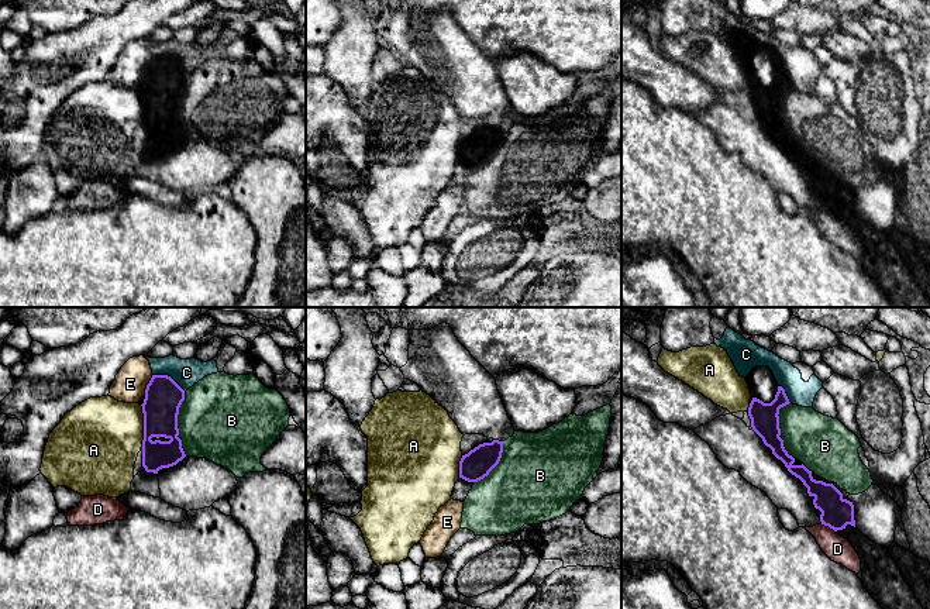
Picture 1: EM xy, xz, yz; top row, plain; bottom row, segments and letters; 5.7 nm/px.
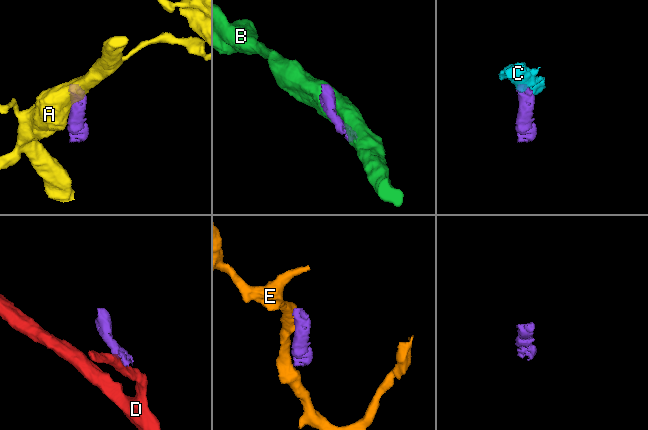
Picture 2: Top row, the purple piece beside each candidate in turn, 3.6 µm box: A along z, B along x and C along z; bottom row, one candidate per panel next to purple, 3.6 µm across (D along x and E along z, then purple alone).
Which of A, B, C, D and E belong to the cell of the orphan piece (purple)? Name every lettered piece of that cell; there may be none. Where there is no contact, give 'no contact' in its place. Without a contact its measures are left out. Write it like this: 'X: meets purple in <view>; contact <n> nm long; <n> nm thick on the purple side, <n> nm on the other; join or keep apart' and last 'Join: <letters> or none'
A: meets purple in xy; contact 240 nm long; 220 nm thick on the purple side, 460 nm on the other; keep apart
B: meets purple in xy; contact 360 nm long; 220 nm thick on the purple side, 460 nm on the other; keep apart
C: meets purple in xy; contact 220 nm long; 220 nm thick on the purple side, 160 nm on the other; join
D: meets purple in yz; contact 110 nm long; 180 nm thick on the purple side, 150 nm on the other; keep apart
E: meets purple in xy; contact 120 nm long; 220 nm thick on the purple side, 190 nm on the other; keep apart
Join: C

